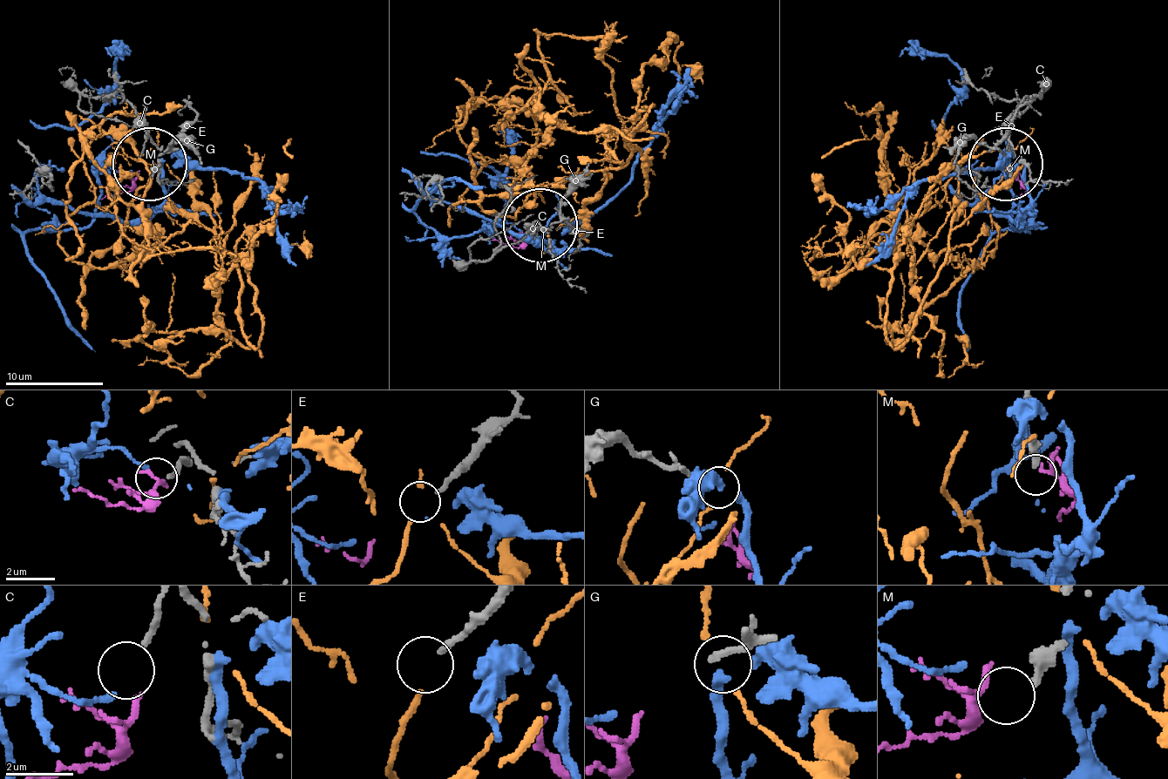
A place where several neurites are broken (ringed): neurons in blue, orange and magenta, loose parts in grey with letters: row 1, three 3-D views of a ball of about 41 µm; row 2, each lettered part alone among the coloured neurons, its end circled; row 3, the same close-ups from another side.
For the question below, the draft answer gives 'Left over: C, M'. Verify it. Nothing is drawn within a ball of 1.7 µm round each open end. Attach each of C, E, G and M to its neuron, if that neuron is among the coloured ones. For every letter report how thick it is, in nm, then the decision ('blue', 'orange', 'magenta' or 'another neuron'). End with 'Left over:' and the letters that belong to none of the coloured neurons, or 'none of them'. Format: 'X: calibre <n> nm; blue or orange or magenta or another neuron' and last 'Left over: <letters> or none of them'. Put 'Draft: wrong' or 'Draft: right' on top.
Draft: wrong
C: calibre 170 nm; magenta
E: calibre 180 nm; orange
G: calibre 170 nm; blue
M: calibre 380 nm; another neuron
Left over: M

